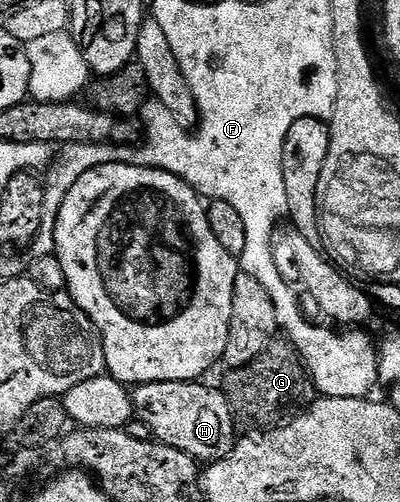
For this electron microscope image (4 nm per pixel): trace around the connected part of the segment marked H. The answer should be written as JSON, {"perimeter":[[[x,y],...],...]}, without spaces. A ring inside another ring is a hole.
{"perimeter":[[[178,380],[141,384],[131,392],[131,401],[135,416],[153,430],[158,443],[181,450],[196,462],[214,462],[235,449],[237,421],[227,393],[203,383],[207,382]]]}

